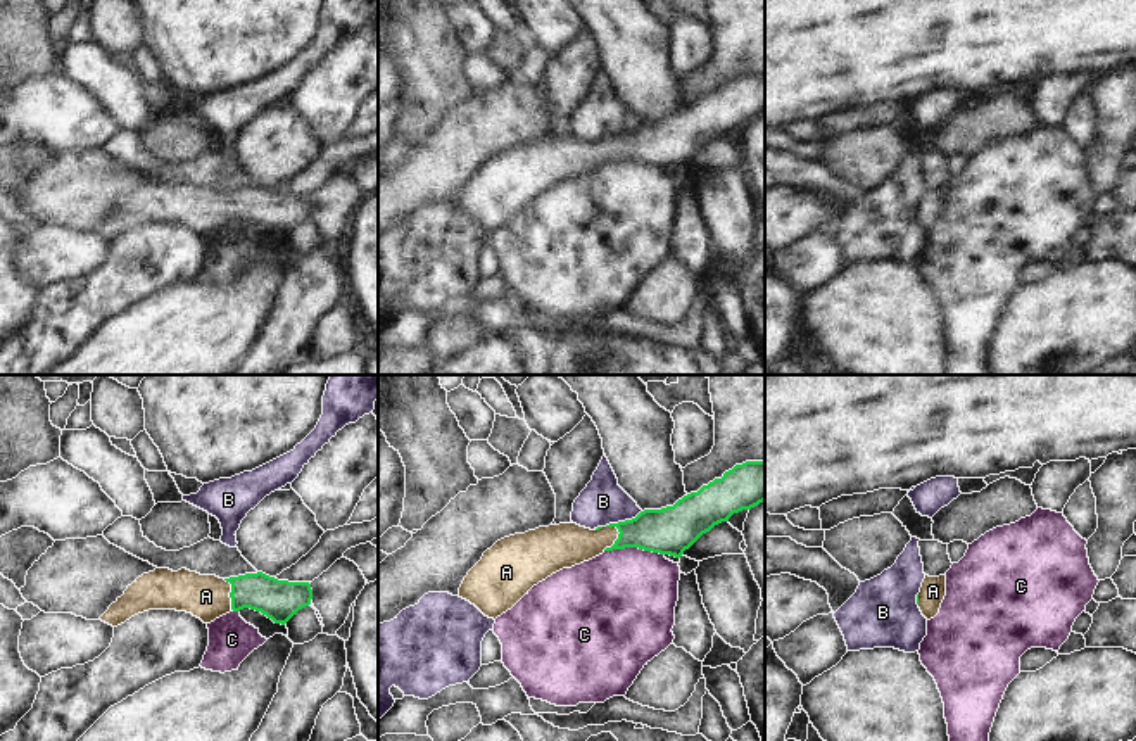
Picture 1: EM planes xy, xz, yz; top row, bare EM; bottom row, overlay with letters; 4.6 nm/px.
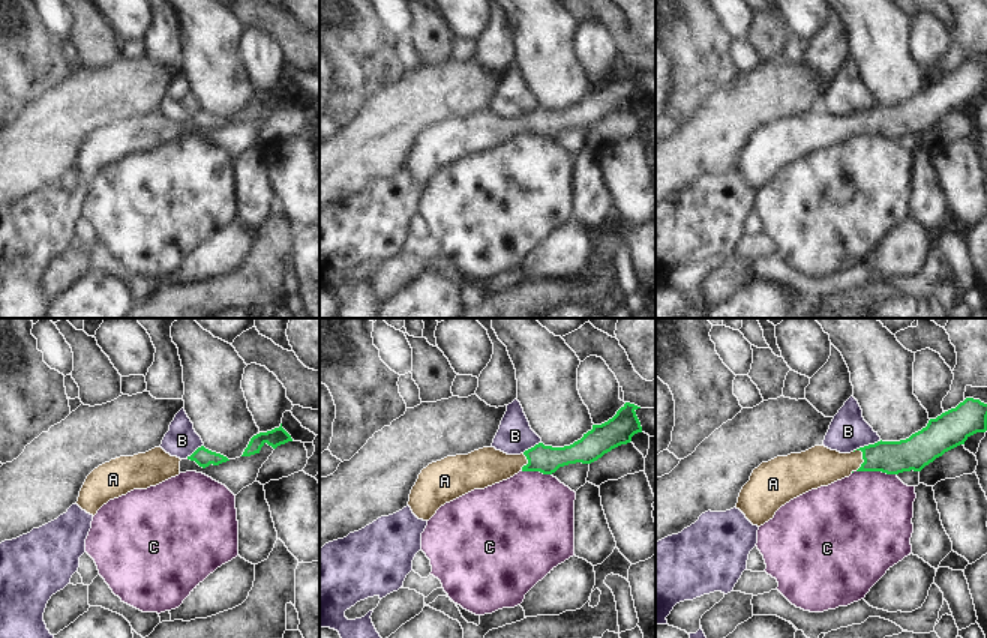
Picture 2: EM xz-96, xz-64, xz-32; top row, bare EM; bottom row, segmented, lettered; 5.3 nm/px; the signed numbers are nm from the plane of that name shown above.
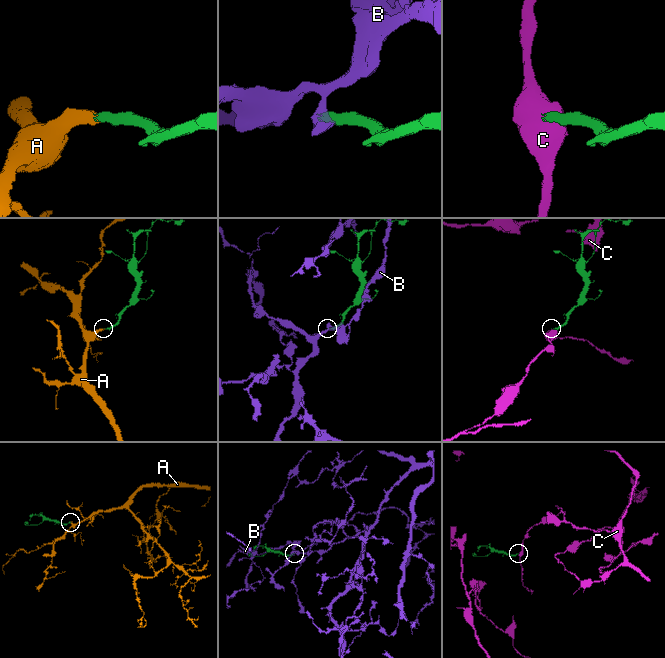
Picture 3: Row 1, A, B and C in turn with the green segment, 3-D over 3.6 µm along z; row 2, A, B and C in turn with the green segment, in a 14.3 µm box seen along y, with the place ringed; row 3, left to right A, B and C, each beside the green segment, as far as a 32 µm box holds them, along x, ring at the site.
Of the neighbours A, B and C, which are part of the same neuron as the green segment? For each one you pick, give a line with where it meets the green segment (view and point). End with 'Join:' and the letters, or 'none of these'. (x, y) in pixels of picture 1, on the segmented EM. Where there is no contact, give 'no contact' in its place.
A: meets green in xz at (617, 539)
Join: A

